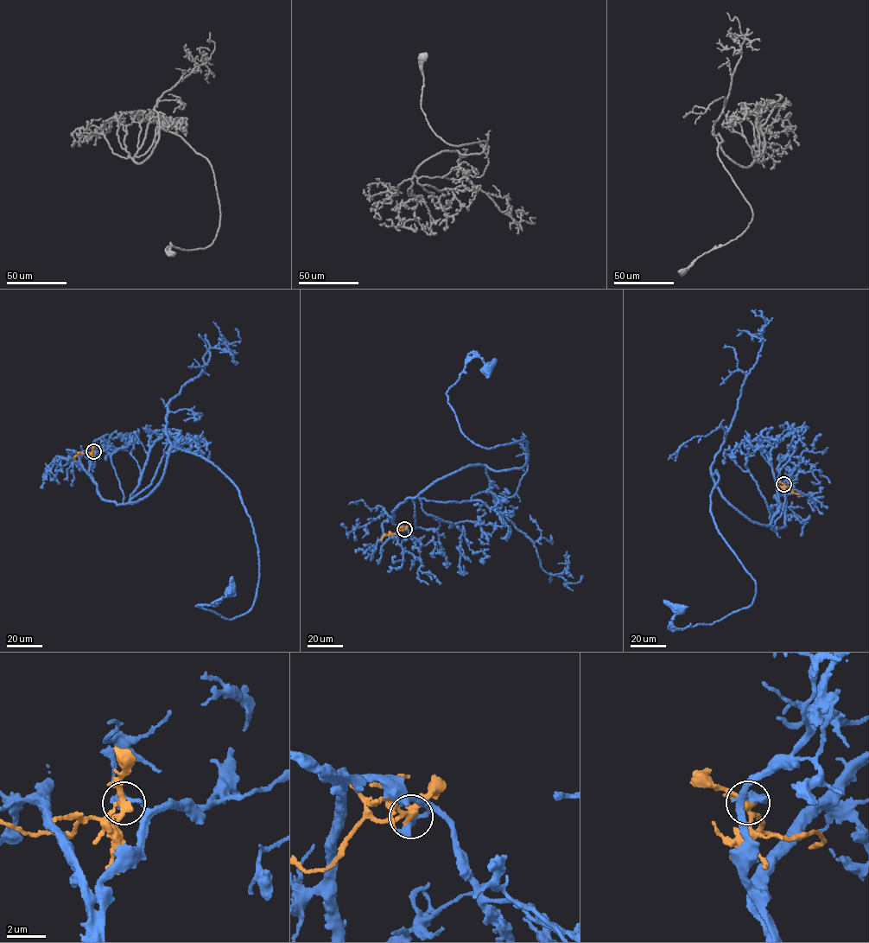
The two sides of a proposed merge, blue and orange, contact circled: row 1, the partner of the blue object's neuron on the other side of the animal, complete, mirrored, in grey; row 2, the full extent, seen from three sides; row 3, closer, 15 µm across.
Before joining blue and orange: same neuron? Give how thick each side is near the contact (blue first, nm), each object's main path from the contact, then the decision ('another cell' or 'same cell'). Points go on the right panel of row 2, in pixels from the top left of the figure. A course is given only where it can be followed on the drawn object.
500/280 nm | blue via (783, 483), (775, 530), (726, 500), (715, 469), (712, 516), (755, 595), (682, 629), (677, 608) | orange via (783, 483), (801, 494) | another cell

